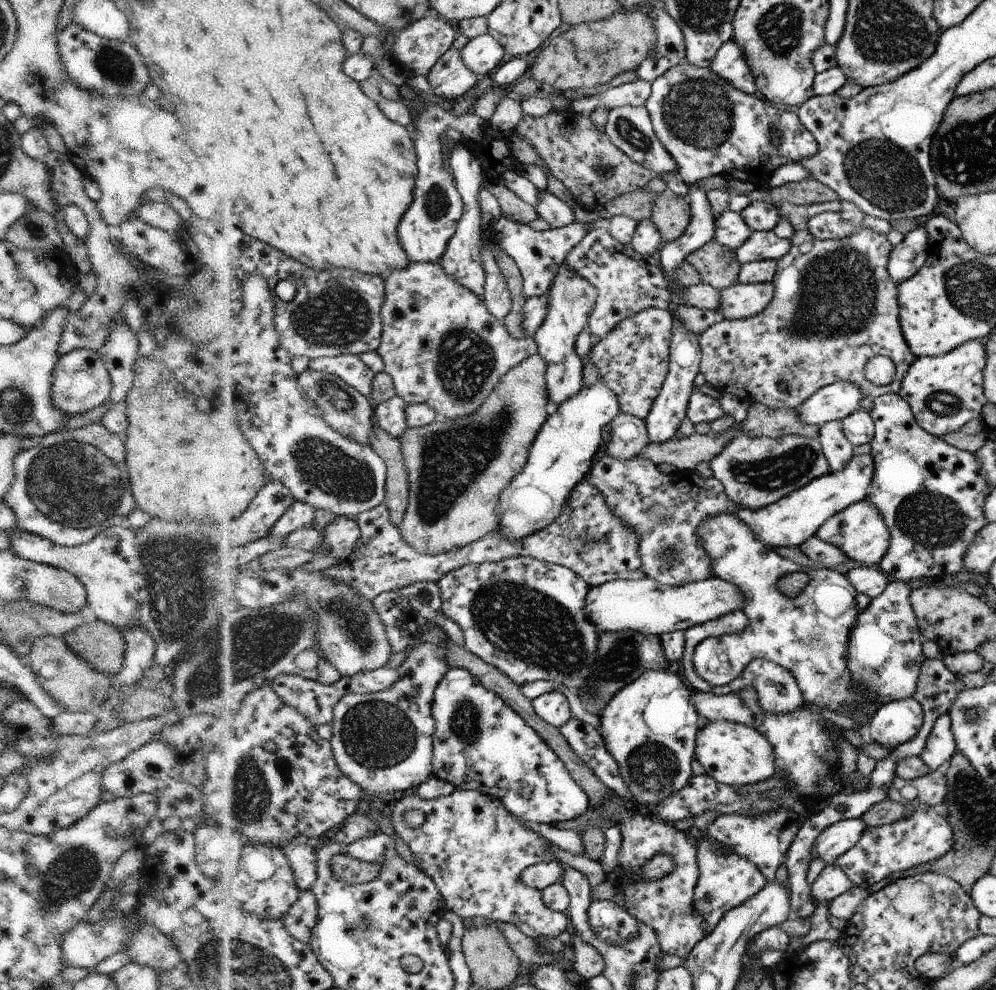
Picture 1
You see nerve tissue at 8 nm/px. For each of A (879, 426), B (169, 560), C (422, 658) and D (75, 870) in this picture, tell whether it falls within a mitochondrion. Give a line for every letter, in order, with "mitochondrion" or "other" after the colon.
A: other
B: mitochondrion
C: other
D: mitochondrion

